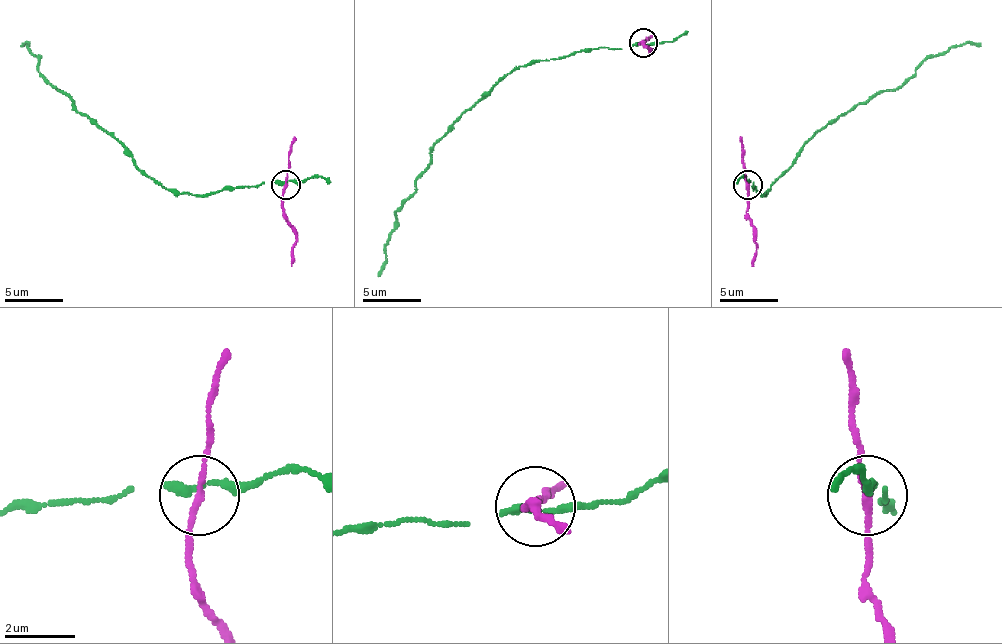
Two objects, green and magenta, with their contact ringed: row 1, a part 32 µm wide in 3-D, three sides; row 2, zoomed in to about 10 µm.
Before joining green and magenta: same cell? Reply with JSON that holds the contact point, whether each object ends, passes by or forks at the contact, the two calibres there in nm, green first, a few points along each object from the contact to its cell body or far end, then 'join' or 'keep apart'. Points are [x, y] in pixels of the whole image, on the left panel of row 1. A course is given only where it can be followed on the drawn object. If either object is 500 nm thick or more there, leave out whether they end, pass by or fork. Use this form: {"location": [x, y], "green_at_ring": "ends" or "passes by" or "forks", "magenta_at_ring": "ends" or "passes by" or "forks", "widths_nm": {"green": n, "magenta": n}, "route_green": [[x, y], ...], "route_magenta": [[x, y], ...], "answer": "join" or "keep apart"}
{"location": [285, 185], "green_at_ring": "ends", "magenta_at_ring": "passes by", "widths_nm": {"green": 240, "magenta": 160}, "route_green": [[285, 184], [262, 181], [192, 195], [172, 193], [149, 178], [114, 138], [76, 109], [21, 45]], "route_magenta": [[285, 184], [282, 210], [296, 236], [291, 265]], "answer": "keep apart"}

